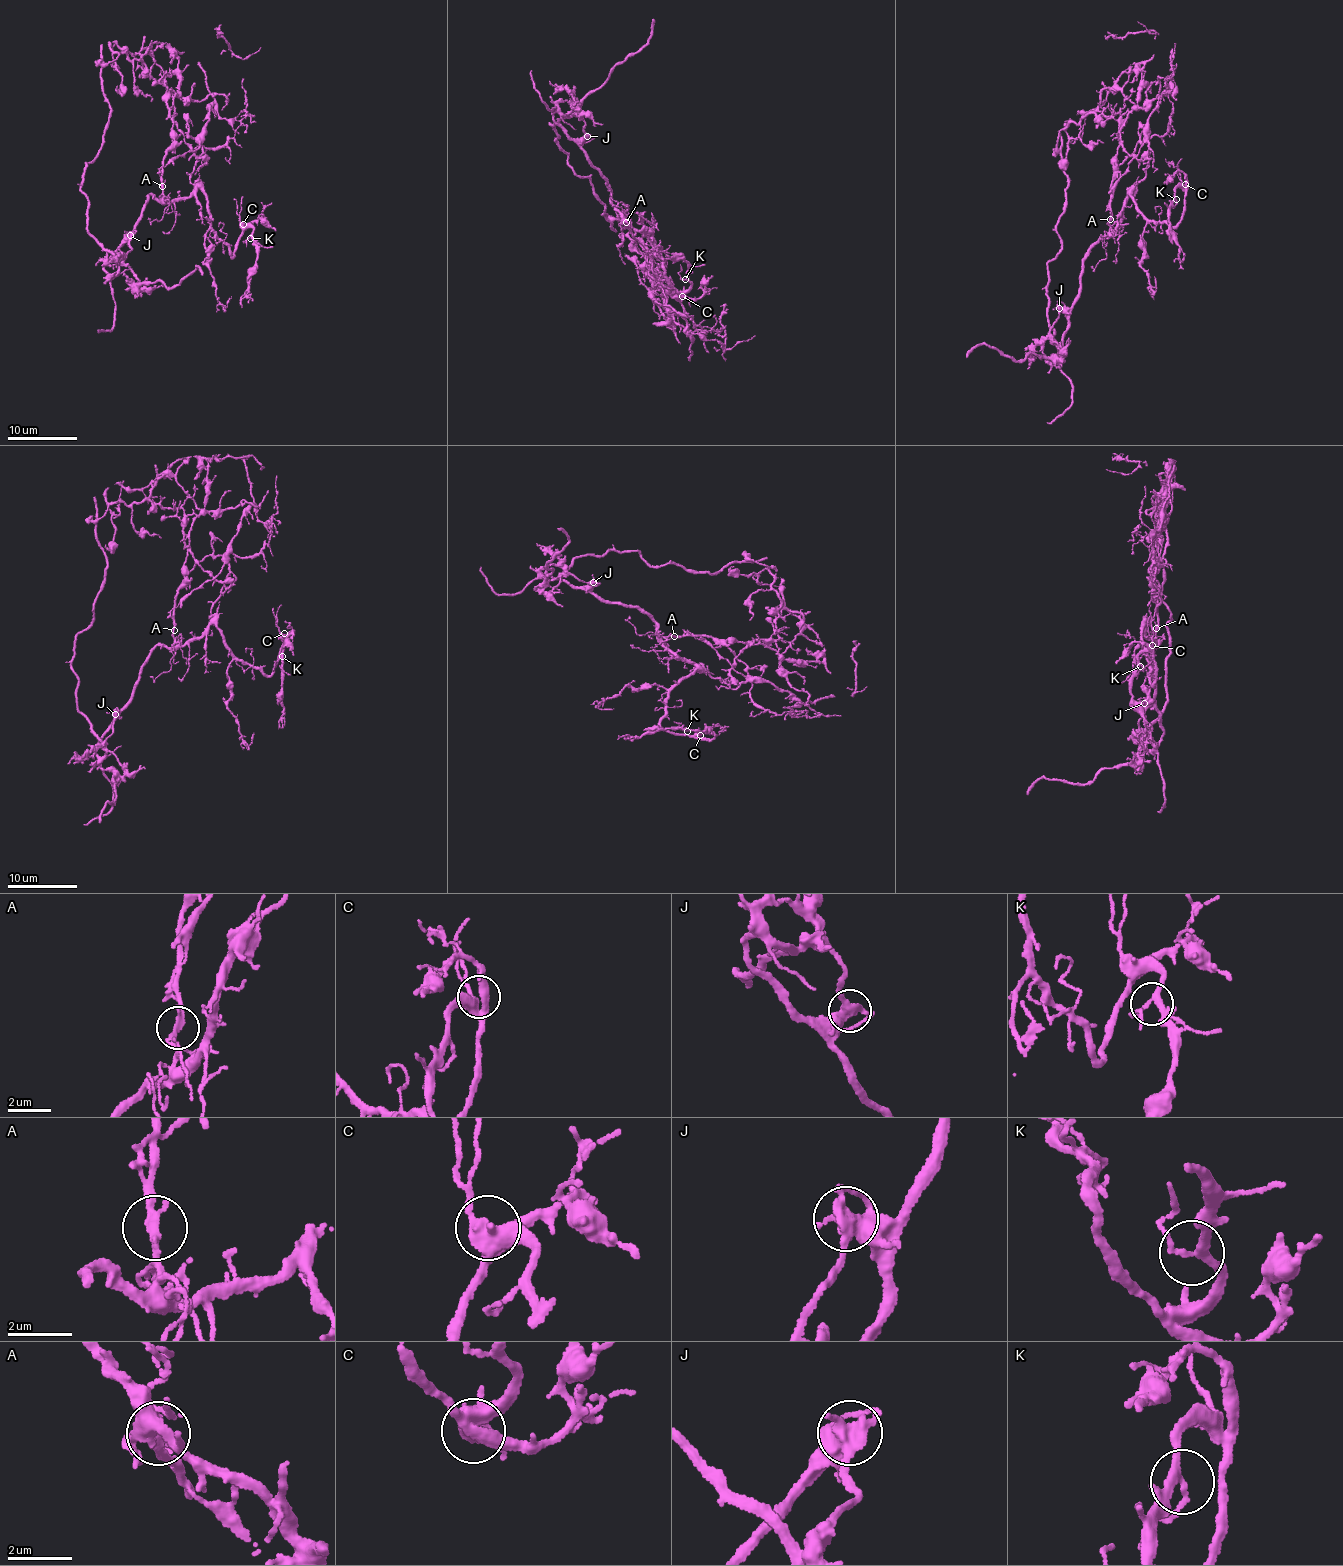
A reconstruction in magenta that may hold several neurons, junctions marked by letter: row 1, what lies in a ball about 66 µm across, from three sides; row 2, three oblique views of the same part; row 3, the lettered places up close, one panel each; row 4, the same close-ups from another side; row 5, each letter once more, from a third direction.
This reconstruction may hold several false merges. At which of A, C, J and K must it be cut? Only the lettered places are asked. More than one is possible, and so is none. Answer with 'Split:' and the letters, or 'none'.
Split: A, J

